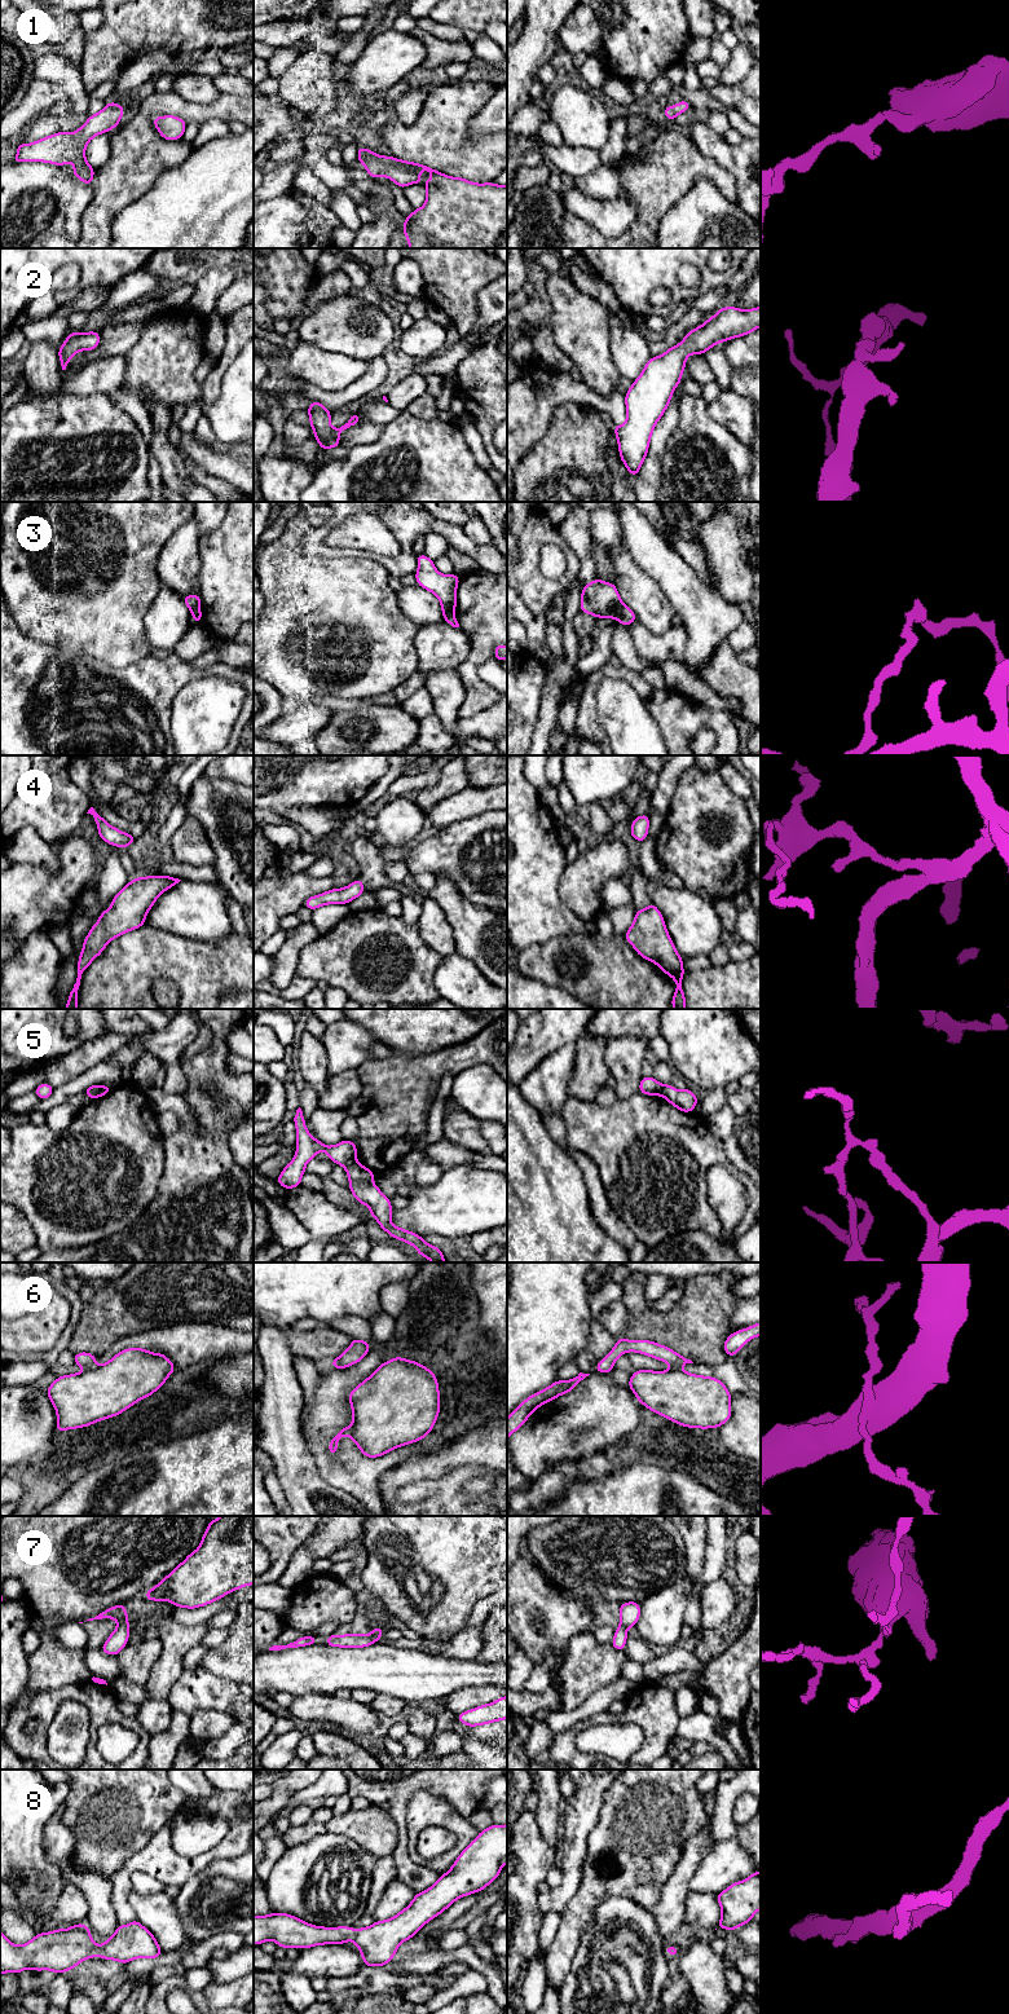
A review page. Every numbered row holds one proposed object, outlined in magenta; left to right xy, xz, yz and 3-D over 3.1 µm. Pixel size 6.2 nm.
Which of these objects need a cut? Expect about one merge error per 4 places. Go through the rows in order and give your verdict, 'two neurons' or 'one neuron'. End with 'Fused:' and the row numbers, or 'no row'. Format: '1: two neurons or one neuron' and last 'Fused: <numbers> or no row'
1: one neuron
2: one neuron
3: two neurons
4: one neuron
5: two neurons
6: two neurons
7: one neuron
8: one neuron
Fused: 3, 5, 6

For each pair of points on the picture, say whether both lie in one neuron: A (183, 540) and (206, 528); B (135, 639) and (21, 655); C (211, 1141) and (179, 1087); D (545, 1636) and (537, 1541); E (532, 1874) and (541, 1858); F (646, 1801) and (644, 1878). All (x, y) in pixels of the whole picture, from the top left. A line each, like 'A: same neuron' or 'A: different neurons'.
A: different neurons
B: different neurons
C: different neurons
D: different neurons
E: same neuron
F: same neuron

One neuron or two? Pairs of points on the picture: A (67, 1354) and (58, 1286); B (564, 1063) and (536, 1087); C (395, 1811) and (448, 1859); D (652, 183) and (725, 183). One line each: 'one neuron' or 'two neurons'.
A: two neurons
B: one neuron
C: two neurons
D: one neuron

